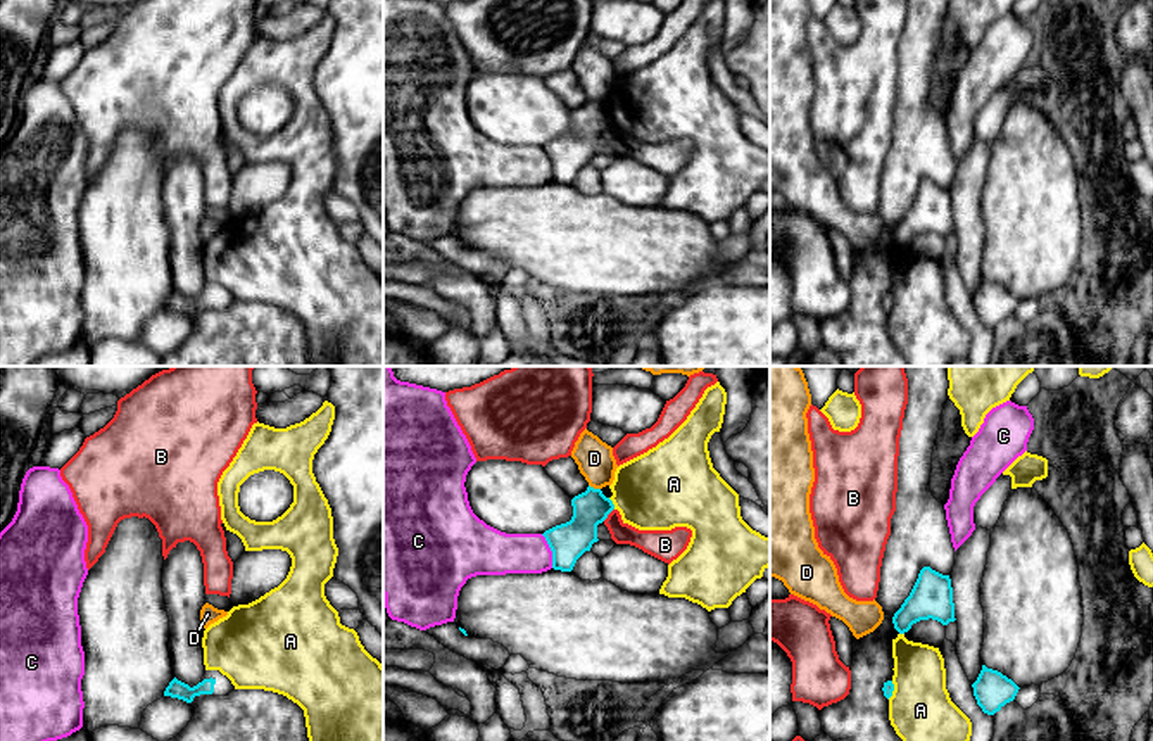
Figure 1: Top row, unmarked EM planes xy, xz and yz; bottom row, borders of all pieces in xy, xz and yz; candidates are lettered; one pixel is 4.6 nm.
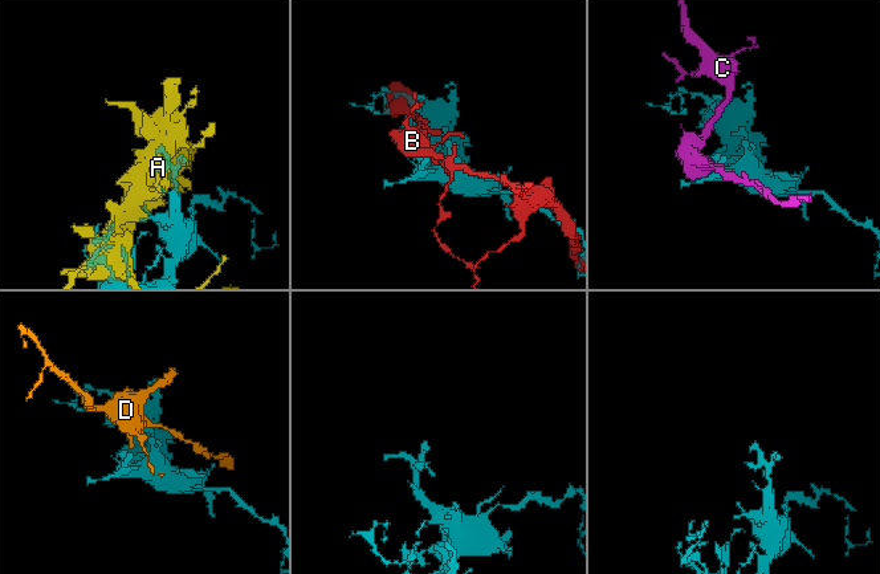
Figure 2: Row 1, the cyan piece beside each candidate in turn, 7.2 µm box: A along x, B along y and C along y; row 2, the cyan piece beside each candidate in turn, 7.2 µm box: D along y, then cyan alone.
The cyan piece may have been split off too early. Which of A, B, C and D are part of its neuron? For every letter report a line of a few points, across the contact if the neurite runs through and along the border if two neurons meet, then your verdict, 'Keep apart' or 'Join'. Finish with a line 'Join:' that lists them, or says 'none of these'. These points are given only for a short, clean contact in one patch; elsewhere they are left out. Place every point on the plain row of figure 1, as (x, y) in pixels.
A: Keep apart
B: Keep apart
C: Keep apart
D: Line: xz (589, 97), (599, 102). Keep apart
Join: none of these

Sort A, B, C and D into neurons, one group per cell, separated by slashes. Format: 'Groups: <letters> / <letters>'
Groups: A / B / C / D

